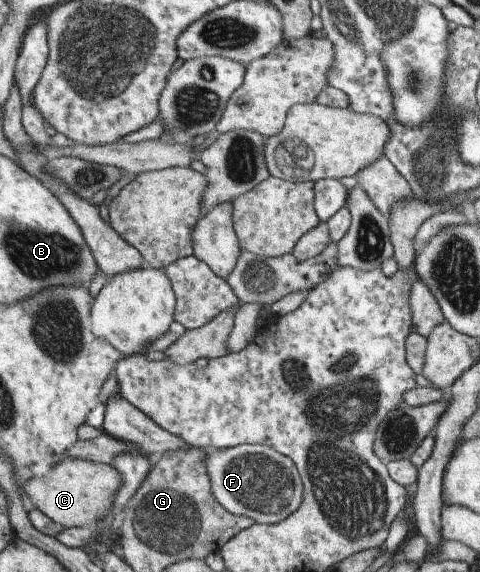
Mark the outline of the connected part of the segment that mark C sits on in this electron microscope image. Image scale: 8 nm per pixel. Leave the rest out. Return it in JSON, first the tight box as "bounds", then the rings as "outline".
{"bounds":[21,458,120,528],"outline":[[[64,458],[46,475],[24,481],[21,492],[52,523],[61,528],[84,528],[91,527],[100,515],[108,511],[116,487],[120,487],[120,475],[116,475],[110,465],[81,458]]]}

